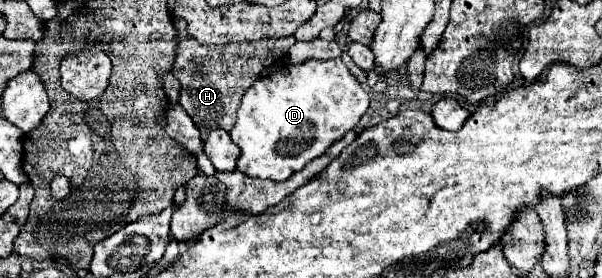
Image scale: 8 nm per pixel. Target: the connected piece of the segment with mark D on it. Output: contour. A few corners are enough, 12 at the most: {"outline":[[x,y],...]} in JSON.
{"outline":[[341,58],[259,78],[229,136],[237,170],[283,182],[355,128]]}

